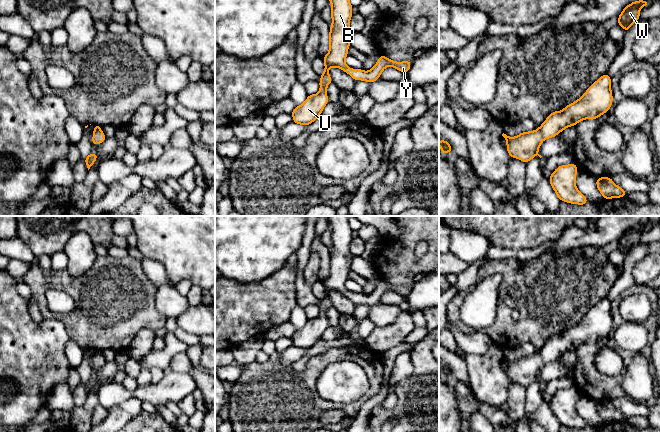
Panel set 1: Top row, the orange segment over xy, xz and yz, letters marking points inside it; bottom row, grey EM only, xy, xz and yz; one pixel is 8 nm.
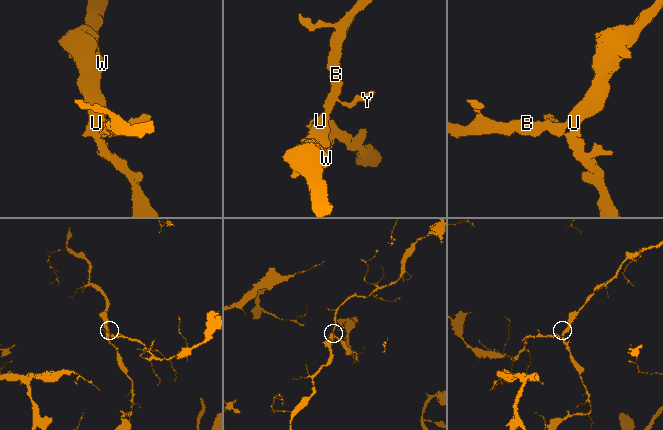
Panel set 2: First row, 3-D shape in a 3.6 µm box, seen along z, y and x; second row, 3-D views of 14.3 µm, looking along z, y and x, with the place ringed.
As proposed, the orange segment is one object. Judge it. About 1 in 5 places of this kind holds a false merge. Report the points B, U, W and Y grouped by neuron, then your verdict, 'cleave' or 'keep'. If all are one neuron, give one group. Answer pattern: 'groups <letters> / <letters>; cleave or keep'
groups B U W Y; keep

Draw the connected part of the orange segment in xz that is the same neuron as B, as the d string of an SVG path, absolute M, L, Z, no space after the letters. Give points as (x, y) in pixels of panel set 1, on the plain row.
M327 216L328 224L331 226L332 249L329 256L329 277L323 281L325 293L319 305L320 314L318 318L308 319L305 326L296 330L292 335L293 346L308 350L314 346L322 337L323 332L329 326L327 321L327 309L333 307L328 295L331 291L337 291L349 298L355 305L363 304L372 307L379 303L381 297L387 290L406 298L412 285L396 286L384 279L380 279L377 287L369 295L352 293L345 288L348 279L353 255L349 250L352 241L352 229L348 222L349 216Z

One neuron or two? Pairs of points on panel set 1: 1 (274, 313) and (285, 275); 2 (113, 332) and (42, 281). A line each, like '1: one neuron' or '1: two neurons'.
1: one neuron
2: one neuron

